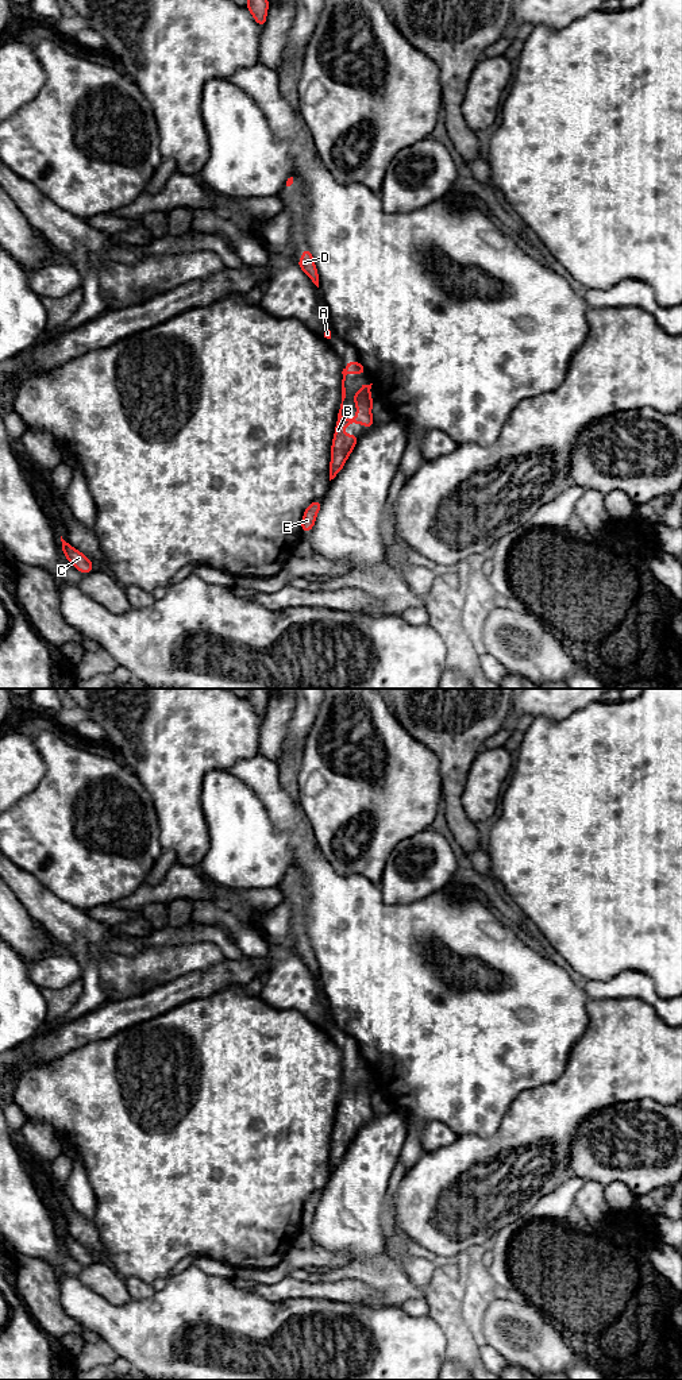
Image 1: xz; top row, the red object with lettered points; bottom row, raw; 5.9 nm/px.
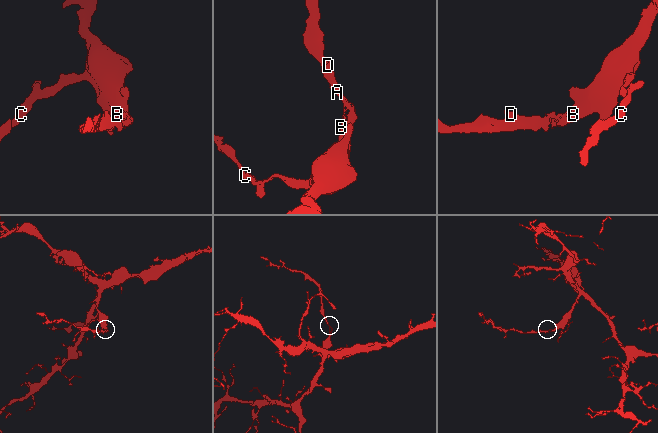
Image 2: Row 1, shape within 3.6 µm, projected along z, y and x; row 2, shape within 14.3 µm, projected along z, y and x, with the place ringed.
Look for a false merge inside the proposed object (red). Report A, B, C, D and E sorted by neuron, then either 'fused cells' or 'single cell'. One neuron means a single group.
A B C D E | single cell

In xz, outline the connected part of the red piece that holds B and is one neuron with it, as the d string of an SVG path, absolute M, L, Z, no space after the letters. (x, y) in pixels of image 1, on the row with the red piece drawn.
M347 359L347 366L342 371L342 374L343 374L343 379L342 379L342 404L340 404L340 409L339 409L339 413L338 413L334 440L332 440L332 446L331 446L330 481L334 479L339 474L339 471L343 469L348 455L351 454L351 451L354 450L354 447L355 447L355 444L359 439L359 435L342 435L340 432L343 431L343 428L350 425L350 424L354 424L354 423L363 424L367 429L370 429L374 425L373 416L371 416L371 406L373 406L374 400L371 398L371 394L370 394L370 389L371 389L373 383L362 385L359 388L359 390L357 392L357 394L351 397L351 400L354 400L355 404L357 404L357 417L355 419L343 419L342 417L343 401L346 398L344 381L346 381L346 375L351 374L351 373L358 373L359 375L363 377L366 374L365 373L365 365L362 362L355 363L350 359Z

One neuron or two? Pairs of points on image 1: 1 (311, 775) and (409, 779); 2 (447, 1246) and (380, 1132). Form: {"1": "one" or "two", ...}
{"1": "one", "2": "two"}

